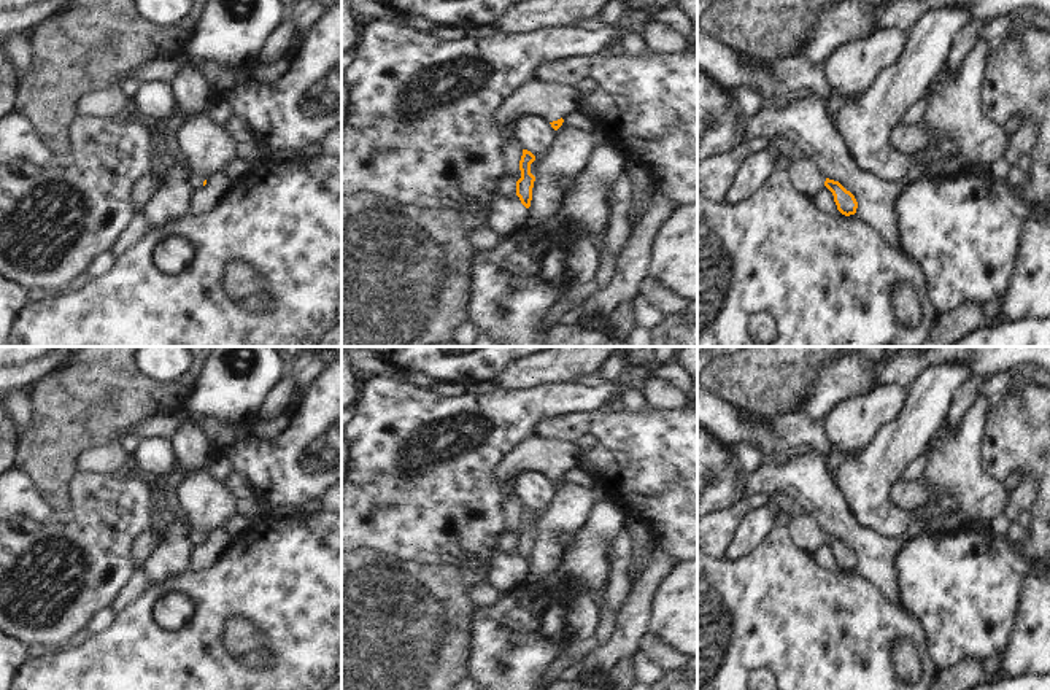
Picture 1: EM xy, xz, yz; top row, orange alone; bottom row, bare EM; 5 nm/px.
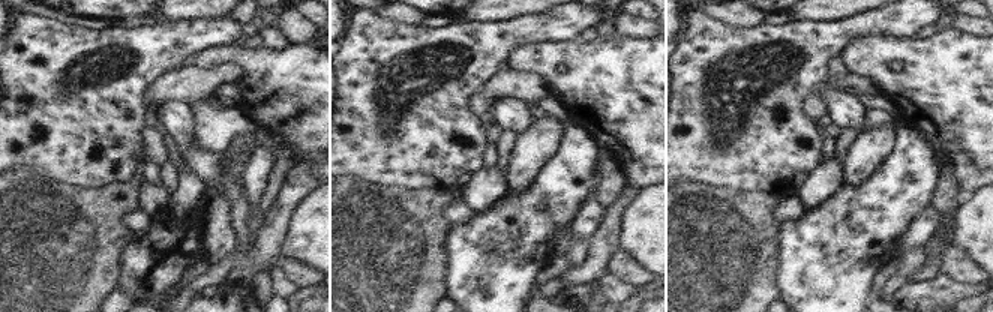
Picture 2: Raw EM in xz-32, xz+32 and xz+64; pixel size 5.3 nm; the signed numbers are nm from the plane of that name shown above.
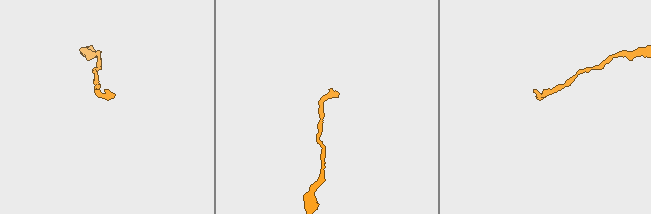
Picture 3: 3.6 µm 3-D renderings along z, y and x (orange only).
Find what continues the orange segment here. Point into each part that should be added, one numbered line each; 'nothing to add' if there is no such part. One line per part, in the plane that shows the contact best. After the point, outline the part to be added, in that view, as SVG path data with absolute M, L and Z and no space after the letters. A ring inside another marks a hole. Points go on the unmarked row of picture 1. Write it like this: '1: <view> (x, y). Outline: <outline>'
1: xz (550, 457). Outline: M534 434L511 448L494 467L494 480L508 488L510 482L524 471L537 471L548 479L558 477L577 466L577 453L597 444L594 436L569 439L543 439Z

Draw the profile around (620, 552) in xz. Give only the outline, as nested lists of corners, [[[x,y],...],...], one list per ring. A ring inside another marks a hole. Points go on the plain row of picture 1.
[[[624,512],[624,526],[616,534],[615,541],[608,549],[610,571],[605,585],[604,603],[613,612],[616,612],[623,606],[632,587],[632,583],[627,580],[627,574],[632,563],[631,528],[639,523],[640,521],[637,517]]]

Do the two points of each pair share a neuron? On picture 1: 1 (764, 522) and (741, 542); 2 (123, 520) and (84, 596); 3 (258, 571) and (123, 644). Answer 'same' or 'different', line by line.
1: same
2: same
3: same

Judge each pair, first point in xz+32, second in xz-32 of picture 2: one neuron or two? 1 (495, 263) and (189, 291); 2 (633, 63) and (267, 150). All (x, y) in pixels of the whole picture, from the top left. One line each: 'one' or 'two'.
1: two
2: two

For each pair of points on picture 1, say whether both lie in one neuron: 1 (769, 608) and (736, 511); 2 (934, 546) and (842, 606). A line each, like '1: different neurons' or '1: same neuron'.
1: different neurons
2: different neurons

